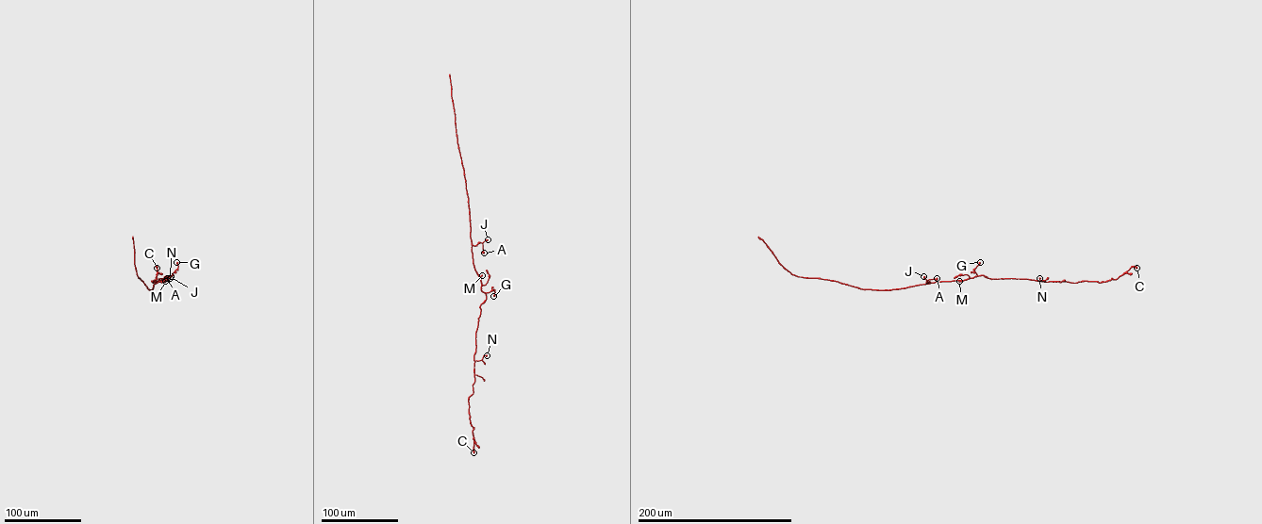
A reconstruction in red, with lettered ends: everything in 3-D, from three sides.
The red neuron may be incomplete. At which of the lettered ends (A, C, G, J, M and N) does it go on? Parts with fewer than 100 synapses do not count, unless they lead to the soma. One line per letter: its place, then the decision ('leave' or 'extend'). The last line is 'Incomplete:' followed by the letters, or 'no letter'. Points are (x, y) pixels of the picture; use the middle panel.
A: at (484, 253); leave
C: at (473, 452); leave
G: at (493, 296); leave
J: at (488, 239); leave
M: at (482, 275); leave
N: at (487, 355); leave
Incomplete: no letter

